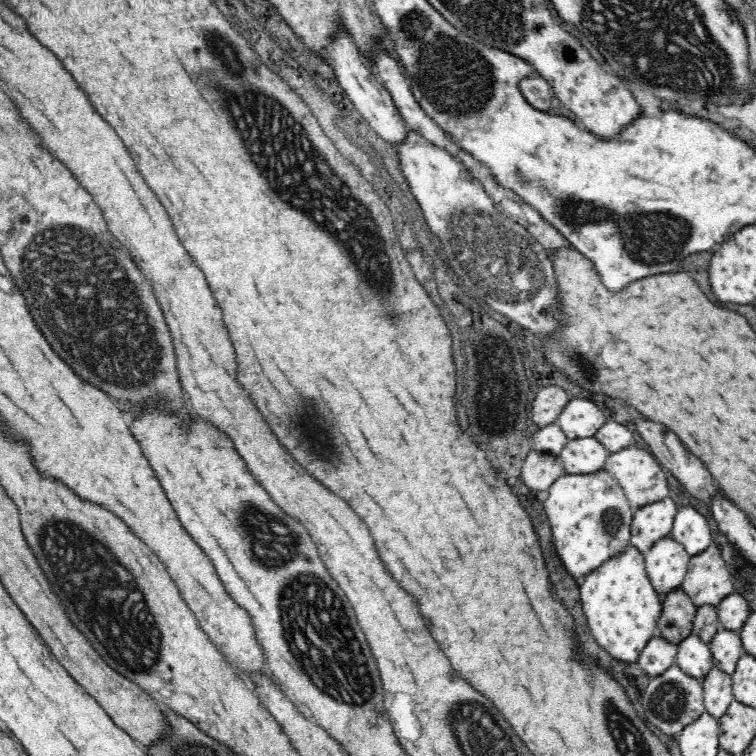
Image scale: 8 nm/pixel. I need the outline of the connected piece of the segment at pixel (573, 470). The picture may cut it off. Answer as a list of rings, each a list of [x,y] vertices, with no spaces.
[[[592,437],[569,440],[559,457],[565,474],[586,475],[604,470],[608,456],[604,445]]]

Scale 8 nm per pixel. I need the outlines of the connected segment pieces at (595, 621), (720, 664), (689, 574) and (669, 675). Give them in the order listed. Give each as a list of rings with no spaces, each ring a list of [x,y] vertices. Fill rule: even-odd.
[[[630,546],[626,552],[614,556],[612,560],[606,560],[606,564],[597,568],[590,576],[586,576],[580,592],[582,592],[582,604],[584,604],[582,608],[588,622],[588,630],[596,638],[596,642],[604,650],[608,650],[612,658],[620,662],[626,662],[626,664],[637,662],[646,644],[657,636],[657,622],[662,610],[662,596],[656,593],[649,582],[642,553]]]
[[[721,628],[718,631],[710,645],[714,666],[731,677],[745,652],[738,633]]]
[[[710,544],[704,552],[692,556],[681,589],[698,608],[718,608],[733,594],[730,574],[718,547]]]
[[[674,664],[660,676],[650,679],[648,683],[648,687],[641,698],[646,724],[658,728],[666,736],[677,739],[684,728],[705,714],[703,696],[703,681],[688,676]]]

